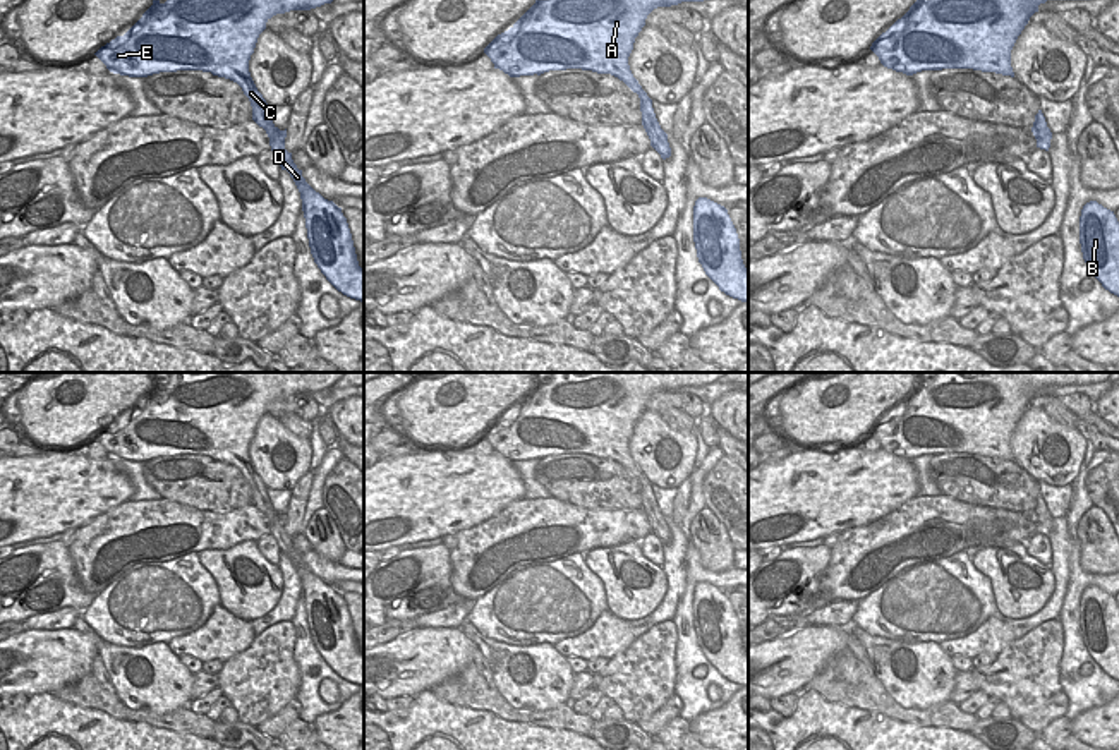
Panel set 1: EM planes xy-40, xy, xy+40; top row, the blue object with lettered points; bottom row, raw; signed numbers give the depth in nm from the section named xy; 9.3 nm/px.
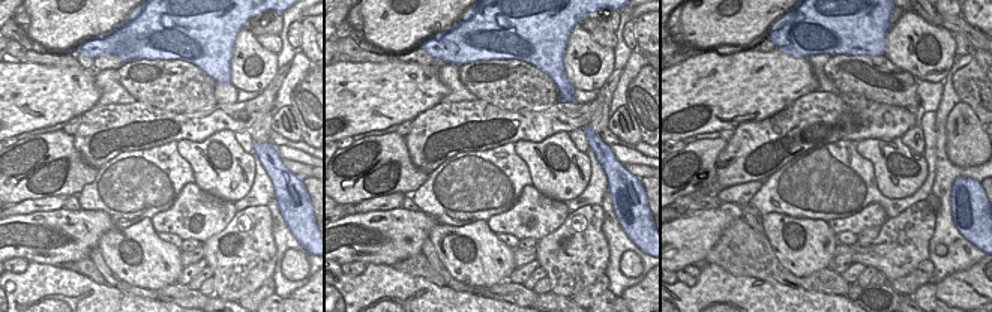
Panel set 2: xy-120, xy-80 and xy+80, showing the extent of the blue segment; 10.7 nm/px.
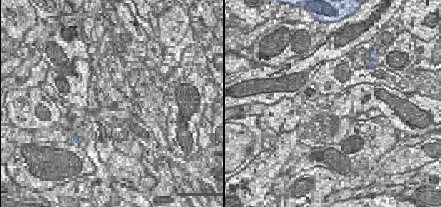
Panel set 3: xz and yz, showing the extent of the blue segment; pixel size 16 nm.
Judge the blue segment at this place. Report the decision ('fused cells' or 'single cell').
single cell

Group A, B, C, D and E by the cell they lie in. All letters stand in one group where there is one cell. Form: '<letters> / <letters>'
A B C D E

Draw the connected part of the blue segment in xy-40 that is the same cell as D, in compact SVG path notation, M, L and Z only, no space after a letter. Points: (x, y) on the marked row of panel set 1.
M153 0L153 5L142 17L124 34L117 36L94 55L113 74L129 77L148 77L160 72L203 70L213 76L237 82L252 106L252 120L263 127L269 137L271 151L281 170L293 178L305 218L307 239L314 263L326 280L343 295L364 302L364 269L359 266L352 233L347 218L333 201L324 199L302 177L302 170L285 149L287 129L280 130L269 113L268 103L257 91L251 72L249 60L254 53L259 34L266 22L290 10L311 10L333 0Z

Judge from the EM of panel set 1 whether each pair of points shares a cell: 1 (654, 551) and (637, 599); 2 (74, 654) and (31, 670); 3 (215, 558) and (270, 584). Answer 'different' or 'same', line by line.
1: different
2: same
3: same

